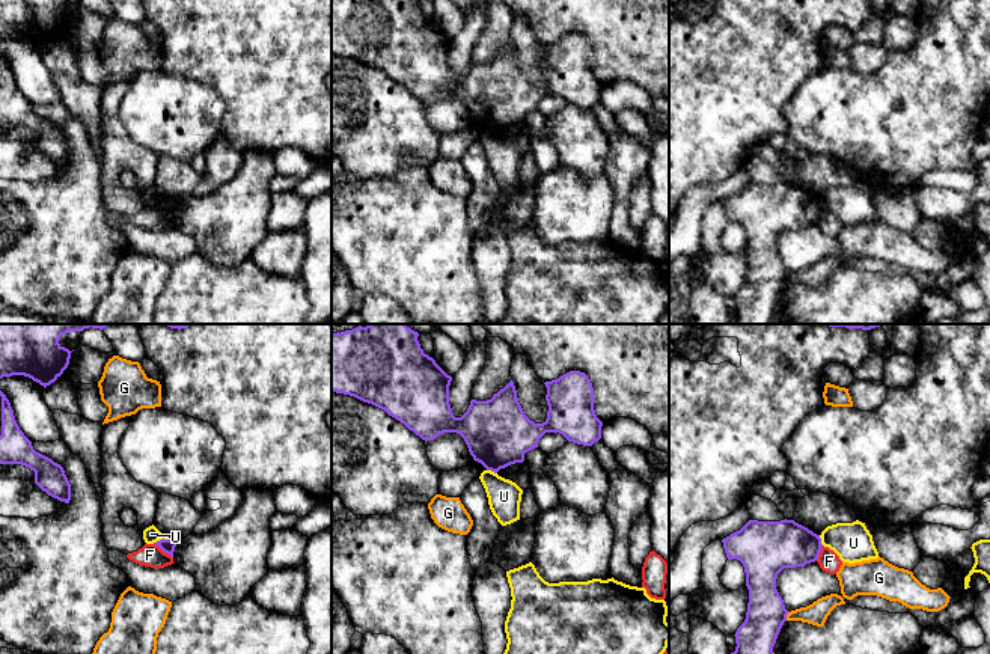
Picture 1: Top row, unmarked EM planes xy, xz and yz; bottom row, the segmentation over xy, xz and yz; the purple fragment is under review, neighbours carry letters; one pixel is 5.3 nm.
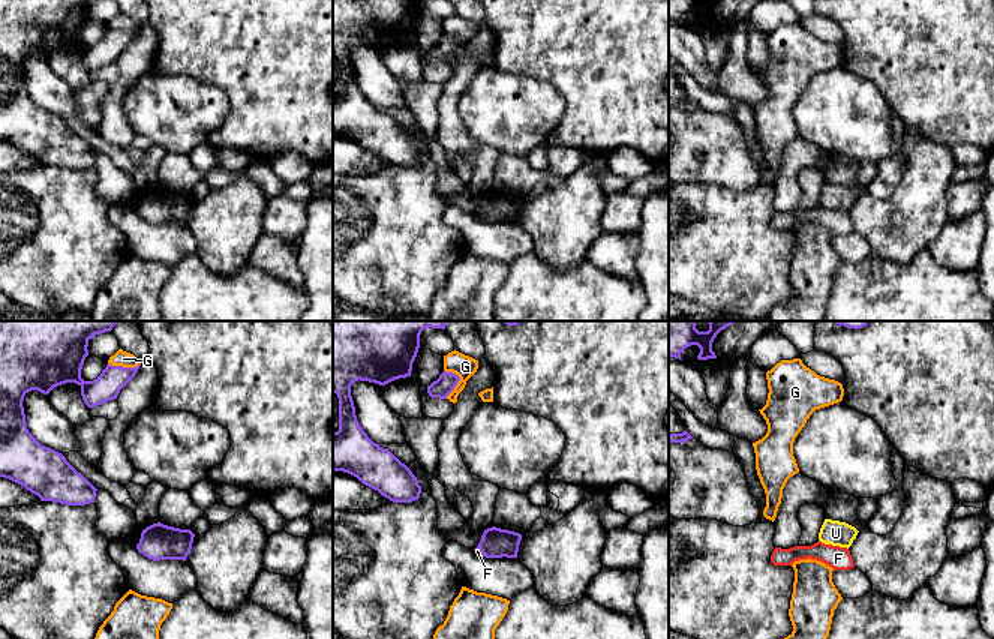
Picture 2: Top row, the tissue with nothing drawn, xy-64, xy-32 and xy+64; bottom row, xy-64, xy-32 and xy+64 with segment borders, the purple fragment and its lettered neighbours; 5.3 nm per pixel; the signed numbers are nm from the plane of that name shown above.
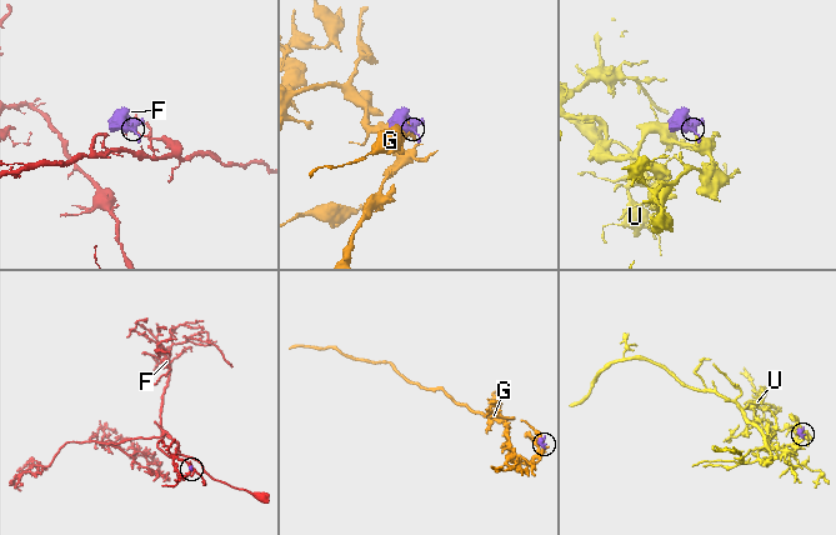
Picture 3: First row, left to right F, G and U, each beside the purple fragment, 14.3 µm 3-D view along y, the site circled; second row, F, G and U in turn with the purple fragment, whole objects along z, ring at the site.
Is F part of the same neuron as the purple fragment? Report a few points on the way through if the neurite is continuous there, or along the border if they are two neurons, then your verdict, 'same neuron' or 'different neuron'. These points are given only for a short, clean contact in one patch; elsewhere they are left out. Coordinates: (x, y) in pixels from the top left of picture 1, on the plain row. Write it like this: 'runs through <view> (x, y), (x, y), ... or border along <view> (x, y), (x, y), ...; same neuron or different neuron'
border along xy (154, 205), (172, 220); different neuron

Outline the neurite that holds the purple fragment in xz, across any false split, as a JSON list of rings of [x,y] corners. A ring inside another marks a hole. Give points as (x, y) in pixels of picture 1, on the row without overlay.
[[[332,0],[332,54],[384,72],[425,104],[443,95],[460,96],[473,122],[494,136],[523,125],[524,116],[538,110],[545,95],[559,95],[583,108],[592,108],[601,101],[603,84],[595,77],[594,50],[585,35],[570,33],[544,45],[548,74],[542,86],[524,77],[512,42],[491,62],[472,62],[467,74],[455,80],[449,66],[451,44],[452,39],[423,15],[417,0]]]

